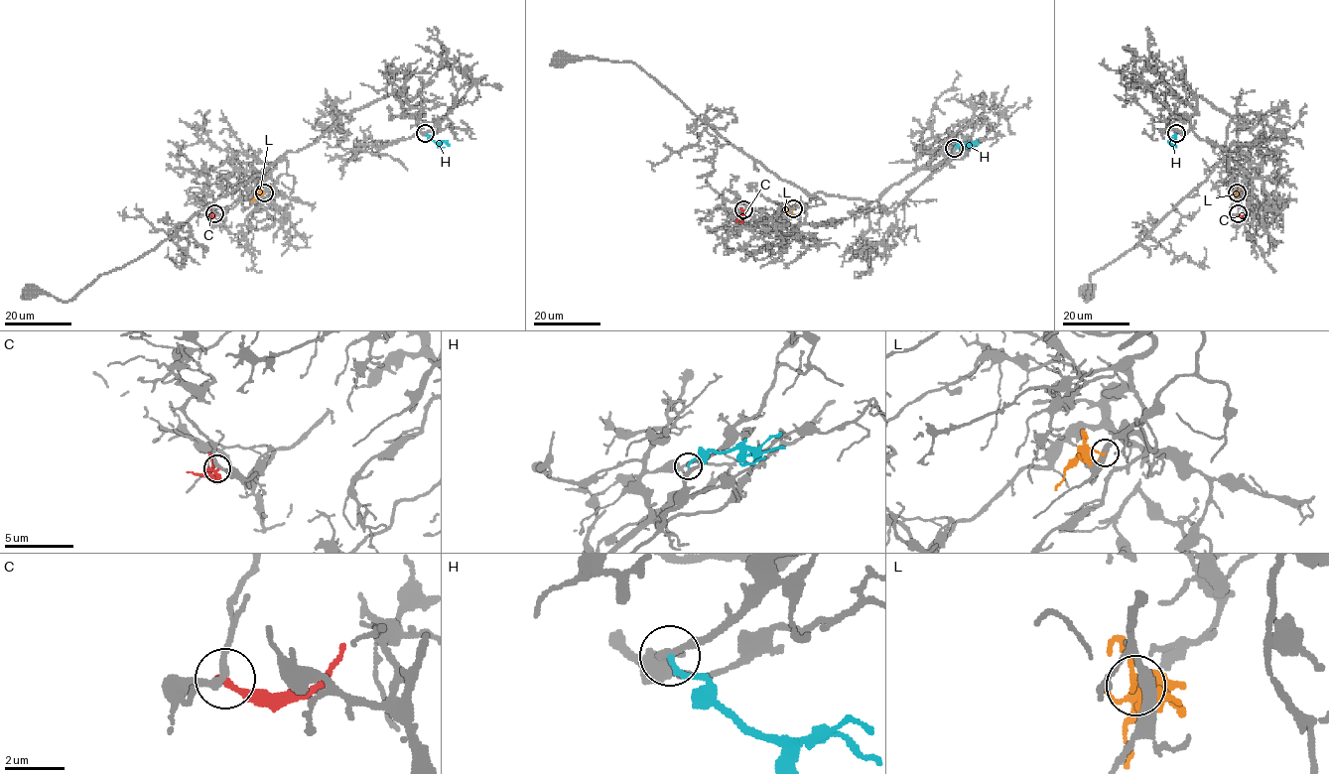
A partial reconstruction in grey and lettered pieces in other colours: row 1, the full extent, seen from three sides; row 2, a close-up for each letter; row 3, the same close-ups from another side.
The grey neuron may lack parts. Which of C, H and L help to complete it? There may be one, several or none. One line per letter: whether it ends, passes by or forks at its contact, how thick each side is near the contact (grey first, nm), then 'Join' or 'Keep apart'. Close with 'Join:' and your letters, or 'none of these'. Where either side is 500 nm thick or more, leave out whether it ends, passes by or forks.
C: It ends there. Thickness 240 nm (grey) against 240 nm. Keep apart
H: It ends there. Thickness 220 nm (grey) against 180 nm. Join
L: It ends there. Thickness 380 nm (grey) against 140 nm. Keep apart
Join: H

